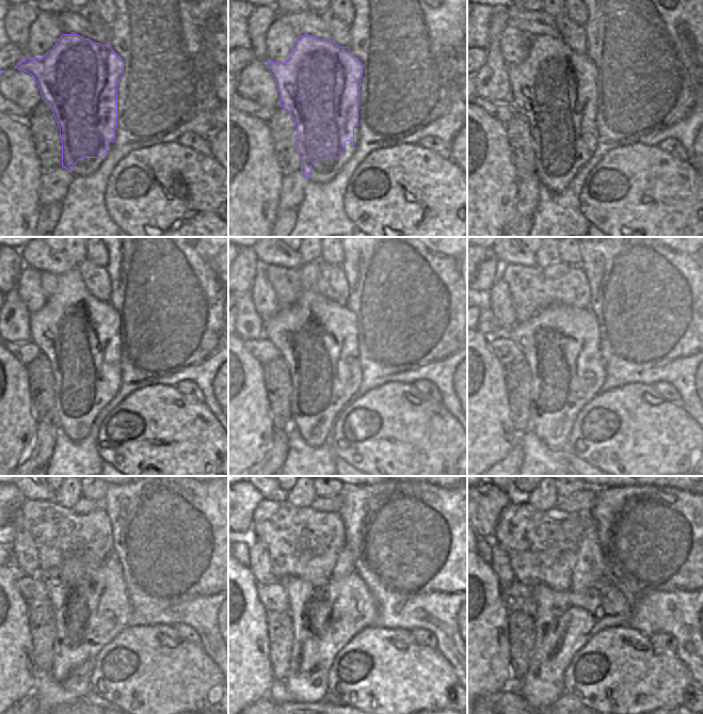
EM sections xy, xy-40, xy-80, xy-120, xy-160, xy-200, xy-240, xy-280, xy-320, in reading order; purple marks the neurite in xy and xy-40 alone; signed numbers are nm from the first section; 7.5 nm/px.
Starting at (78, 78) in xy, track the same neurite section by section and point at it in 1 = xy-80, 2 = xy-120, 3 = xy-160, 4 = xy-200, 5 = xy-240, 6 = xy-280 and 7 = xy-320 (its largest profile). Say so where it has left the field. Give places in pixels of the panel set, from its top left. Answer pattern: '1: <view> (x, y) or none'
1: xy-80 (555, 88)
2: xy-120 (79, 334)
3: xy-160 (318, 338)
4: xy-200 (558, 344)
5: xy-240 (81, 597)
6: xy-280 (317, 613)
7: xy-320 (558, 614)

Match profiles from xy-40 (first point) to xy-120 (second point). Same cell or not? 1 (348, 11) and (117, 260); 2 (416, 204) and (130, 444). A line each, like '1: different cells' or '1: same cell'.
1: different cells
2: same cell

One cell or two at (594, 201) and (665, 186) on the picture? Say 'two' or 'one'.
one

